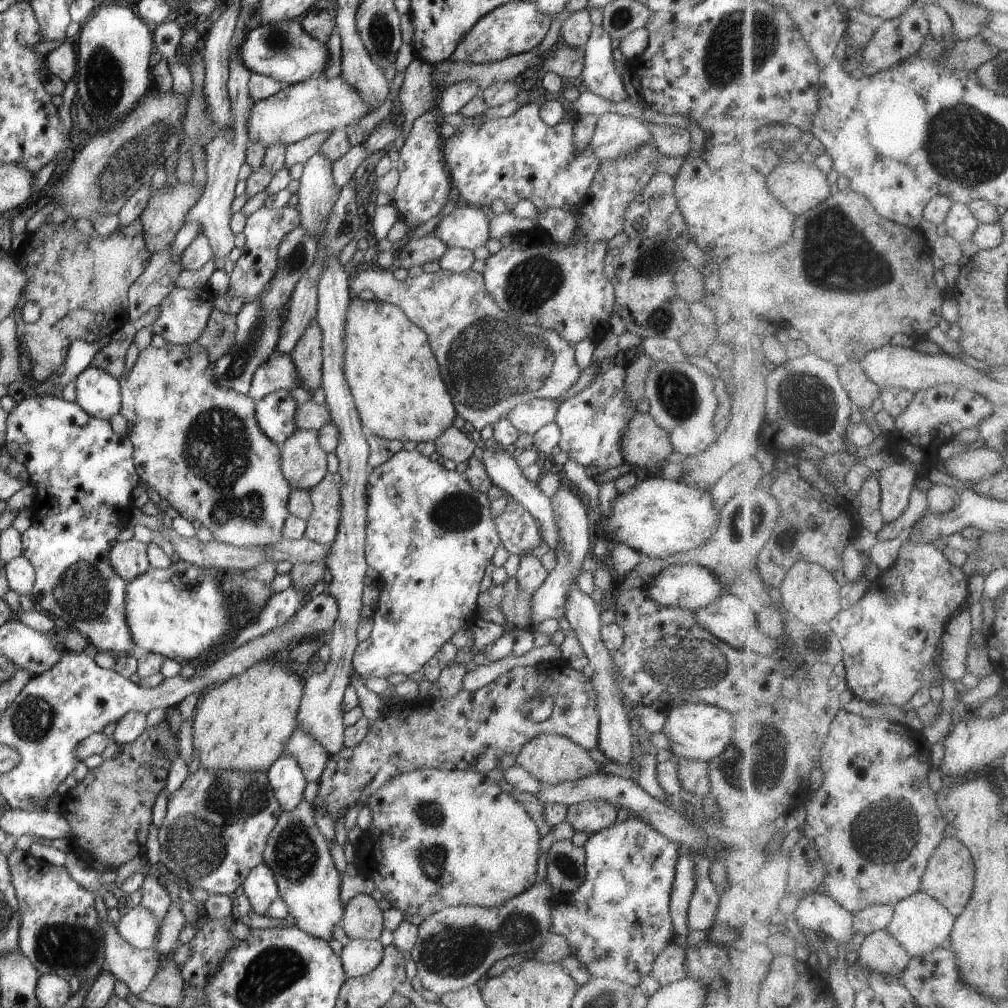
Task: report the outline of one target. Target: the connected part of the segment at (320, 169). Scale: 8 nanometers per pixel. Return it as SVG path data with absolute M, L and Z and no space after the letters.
M319 152L305 163L302 176L299 178L297 210L300 213L299 225L310 235L317 235L318 246L340 194L332 176L331 160Z

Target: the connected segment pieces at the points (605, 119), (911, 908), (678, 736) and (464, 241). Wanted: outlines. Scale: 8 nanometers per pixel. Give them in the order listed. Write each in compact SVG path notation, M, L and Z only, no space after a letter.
M603 113L598 116L589 147L602 164L650 142L649 123L638 117L627 117L618 113Z
M922 890L914 896L901 900L888 930L911 952L913 957L924 956L943 947L952 937L958 917L935 896Z
M686 703L666 713L663 733L669 740L668 750L678 759L711 761L731 743L738 734L735 715L706 703Z
M459 203L452 212L441 218L432 234L447 247L473 251L484 247L489 238L491 213L482 207Z

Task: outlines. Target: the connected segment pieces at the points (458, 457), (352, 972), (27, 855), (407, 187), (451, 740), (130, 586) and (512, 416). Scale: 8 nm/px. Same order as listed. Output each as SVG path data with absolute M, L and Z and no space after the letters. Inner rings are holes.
M454 425L441 432L435 440L436 451L441 454L441 461L451 466L468 462L476 445L478 444L472 442L469 434Z
M350 939L339 956L347 978L356 978L372 972L382 960L384 949L379 940Z
M15 848L7 856L7 859L20 911L18 950L32 962L42 975L54 973L64 977L67 981L72 976L76 976L81 983L92 984L106 967L104 933L94 903L97 898L96 893L81 887L69 876L65 865L58 866L44 862L44 860L32 856L29 850L24 852Z
M430 110L413 122L404 145L397 150L399 158L394 168L398 169L399 181L393 196L393 206L401 219L413 228L438 216L454 194L440 138L436 114Z
M568 661L564 672L551 662L538 666L517 666L473 693L462 689L453 697L445 699L427 698L413 704L410 702L386 704L376 720L369 723L368 732L359 744L354 747L344 747L340 752L329 757L318 780L319 790L314 806L325 808L335 822L336 819L344 817L357 802L362 802L363 806L366 806L367 798L389 780L414 769L435 768L449 771L472 769L487 773L499 768L504 772L517 764L523 744L541 734L568 737L587 751L597 747L599 741L597 694L588 671L576 671L576 665L568 666ZM542 693L550 694L555 700L555 705L550 718L538 722L534 719L533 713L538 705L537 698Z
M186 561L172 563L167 569L157 569L152 566L134 580L128 581L125 596L126 622L132 635L133 643L148 652L161 654L166 659L184 658L194 660L208 648L228 637L230 624L226 610L230 606L231 588L222 588L222 582L216 582L203 568L191 565Z
M534 399L516 405L503 417L520 433L534 434L548 423L554 423L559 401Z

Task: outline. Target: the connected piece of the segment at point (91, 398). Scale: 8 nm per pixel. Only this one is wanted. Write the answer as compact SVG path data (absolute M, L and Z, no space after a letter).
M94 367L84 369L76 378L76 404L91 417L108 420L121 405L119 380Z

